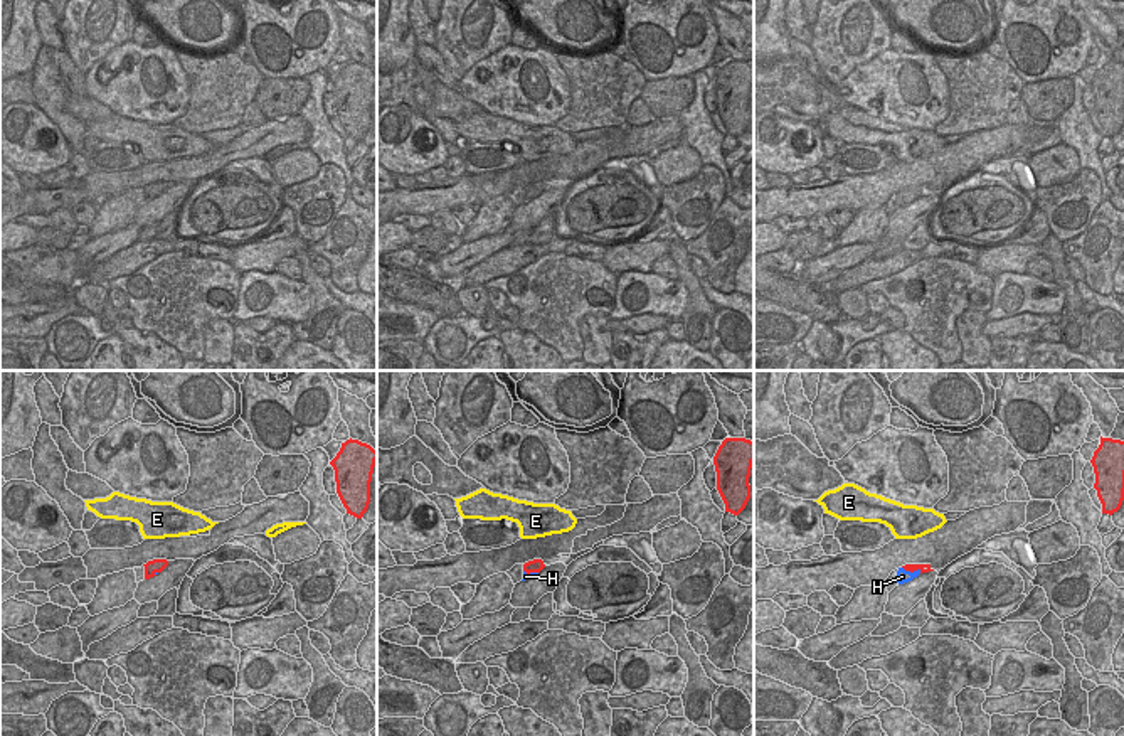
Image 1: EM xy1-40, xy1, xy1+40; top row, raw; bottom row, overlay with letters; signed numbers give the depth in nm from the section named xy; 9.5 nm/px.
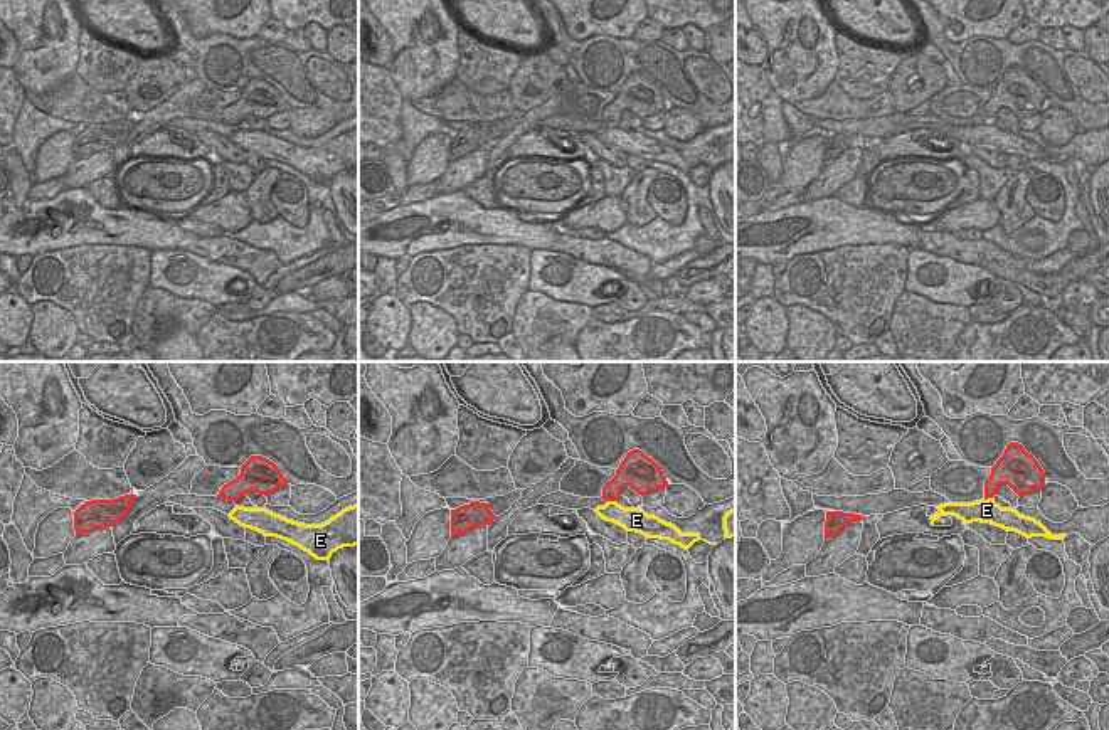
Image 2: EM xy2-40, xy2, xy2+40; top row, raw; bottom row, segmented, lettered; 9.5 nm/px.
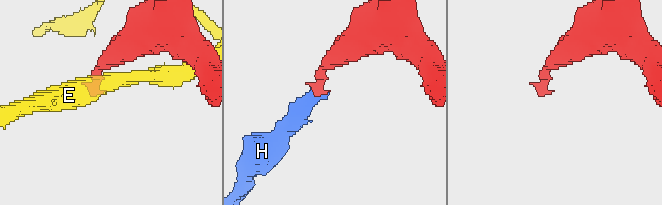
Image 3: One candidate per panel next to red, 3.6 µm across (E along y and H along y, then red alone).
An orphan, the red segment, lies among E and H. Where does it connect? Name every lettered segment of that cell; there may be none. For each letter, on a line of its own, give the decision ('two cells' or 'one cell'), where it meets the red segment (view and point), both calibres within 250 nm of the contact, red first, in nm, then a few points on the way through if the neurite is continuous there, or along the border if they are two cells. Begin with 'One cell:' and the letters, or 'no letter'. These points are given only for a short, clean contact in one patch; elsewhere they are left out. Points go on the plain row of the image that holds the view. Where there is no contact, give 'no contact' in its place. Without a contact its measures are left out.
One cell: H
E: two cells; meets red in xy2 at (611, 123); 180 nm thick on the red side, 220 nm on the other; border along xy2 (608, 123), (615, 125)
H: one cell; meets red in xy1+40 at (912, 194); 100 nm thick on the red side, 130 nm on the other; runs through xy1+40 (924, 191), (912, 194), (902, 199)

